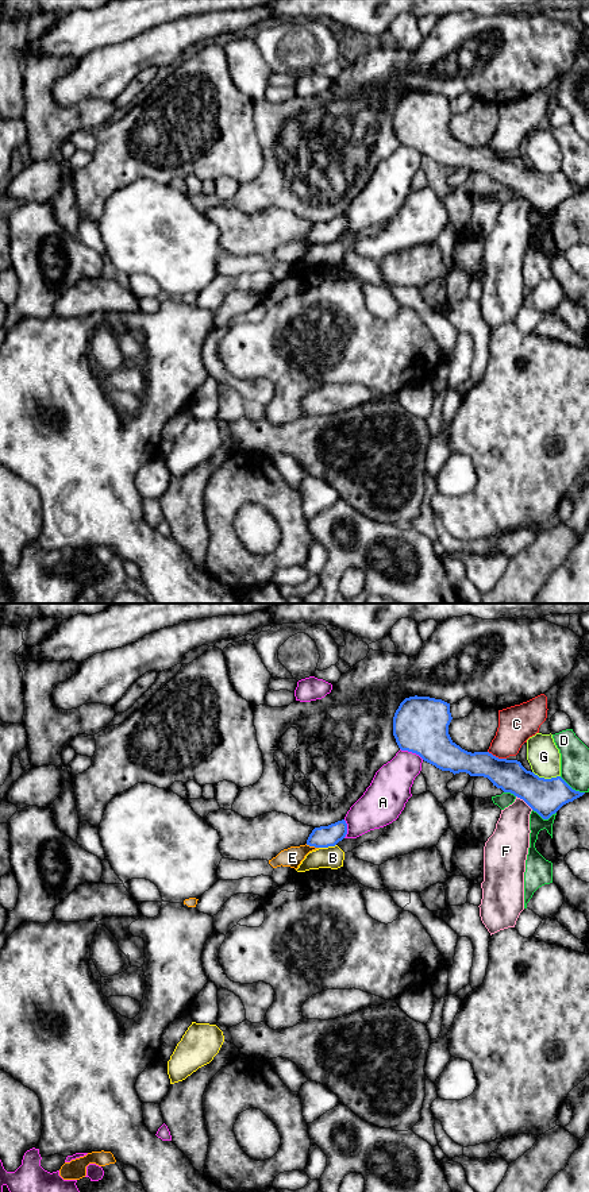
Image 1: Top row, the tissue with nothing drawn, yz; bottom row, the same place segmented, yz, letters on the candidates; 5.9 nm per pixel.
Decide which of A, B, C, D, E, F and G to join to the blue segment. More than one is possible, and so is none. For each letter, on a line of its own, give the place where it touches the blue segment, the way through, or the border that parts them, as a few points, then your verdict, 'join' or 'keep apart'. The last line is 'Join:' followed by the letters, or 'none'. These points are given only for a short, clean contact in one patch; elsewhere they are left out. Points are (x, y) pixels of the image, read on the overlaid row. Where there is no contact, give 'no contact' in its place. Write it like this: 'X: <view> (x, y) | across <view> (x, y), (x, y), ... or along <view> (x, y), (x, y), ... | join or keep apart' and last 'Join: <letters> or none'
A: yz (412, 752) | keep apart
B: yz (327, 847) | keep apart
C: yz (497, 757) | keep apart
D: yz (545, 818) | keep apart
E: yz (312, 845) | along yz (305, 844), (318, 848) | keep apart
F: yz (524, 801) | keep apart
G: yz (546, 779) | keep apart
Join: none

